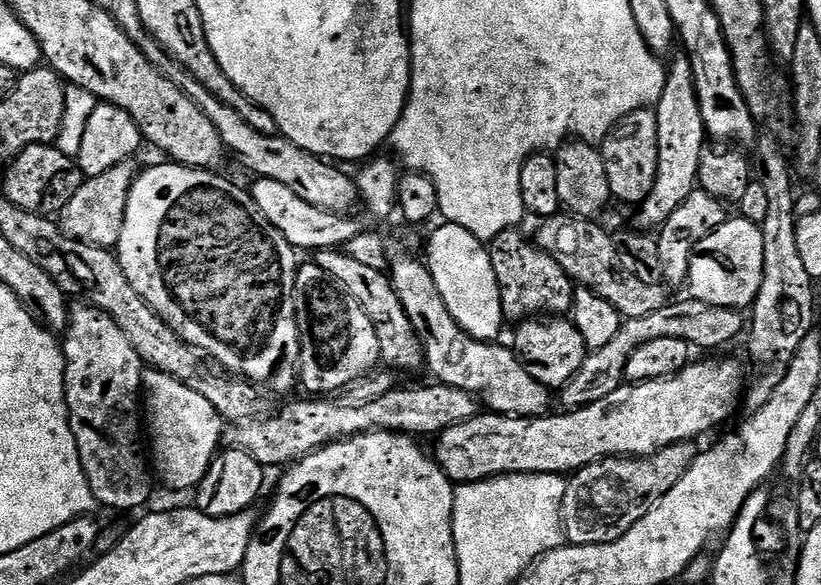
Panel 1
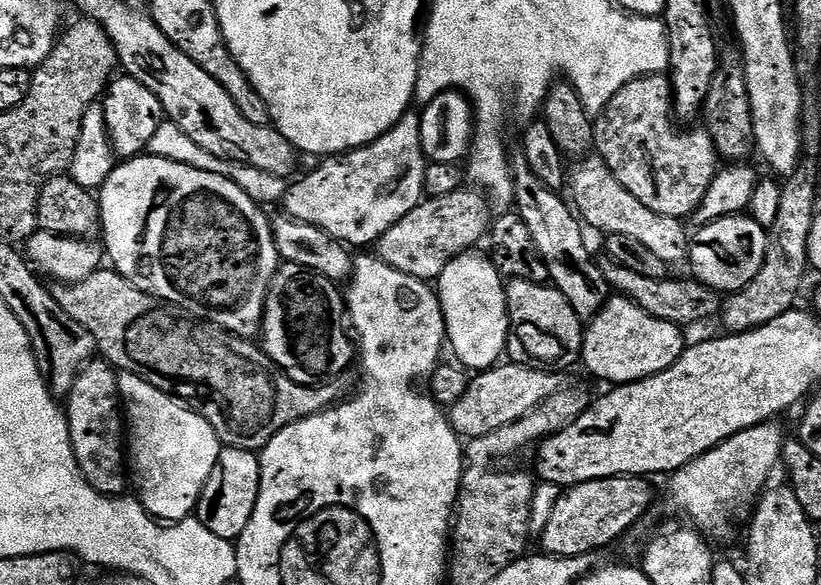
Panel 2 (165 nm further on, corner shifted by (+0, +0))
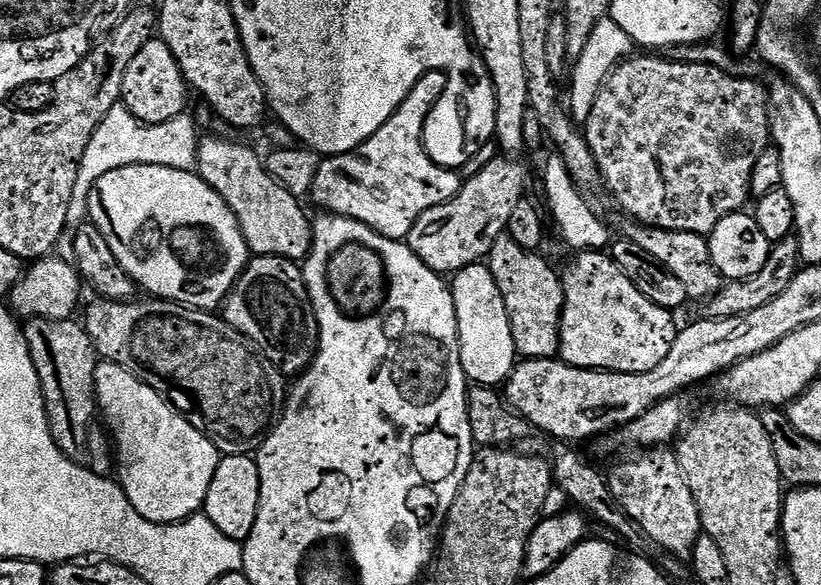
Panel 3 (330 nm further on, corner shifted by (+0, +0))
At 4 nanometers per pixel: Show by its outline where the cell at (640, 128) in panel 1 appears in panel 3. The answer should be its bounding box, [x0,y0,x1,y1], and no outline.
[586,54,772,237]

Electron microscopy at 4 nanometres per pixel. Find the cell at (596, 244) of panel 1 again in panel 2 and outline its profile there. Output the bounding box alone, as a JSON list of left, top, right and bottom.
[603,262,721,326]

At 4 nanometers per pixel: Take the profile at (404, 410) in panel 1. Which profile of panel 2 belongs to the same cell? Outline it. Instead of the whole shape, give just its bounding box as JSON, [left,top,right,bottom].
[450,362,562,438]

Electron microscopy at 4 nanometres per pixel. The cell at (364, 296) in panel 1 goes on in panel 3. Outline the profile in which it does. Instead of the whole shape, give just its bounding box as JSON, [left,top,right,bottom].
[196,136,312,262]

